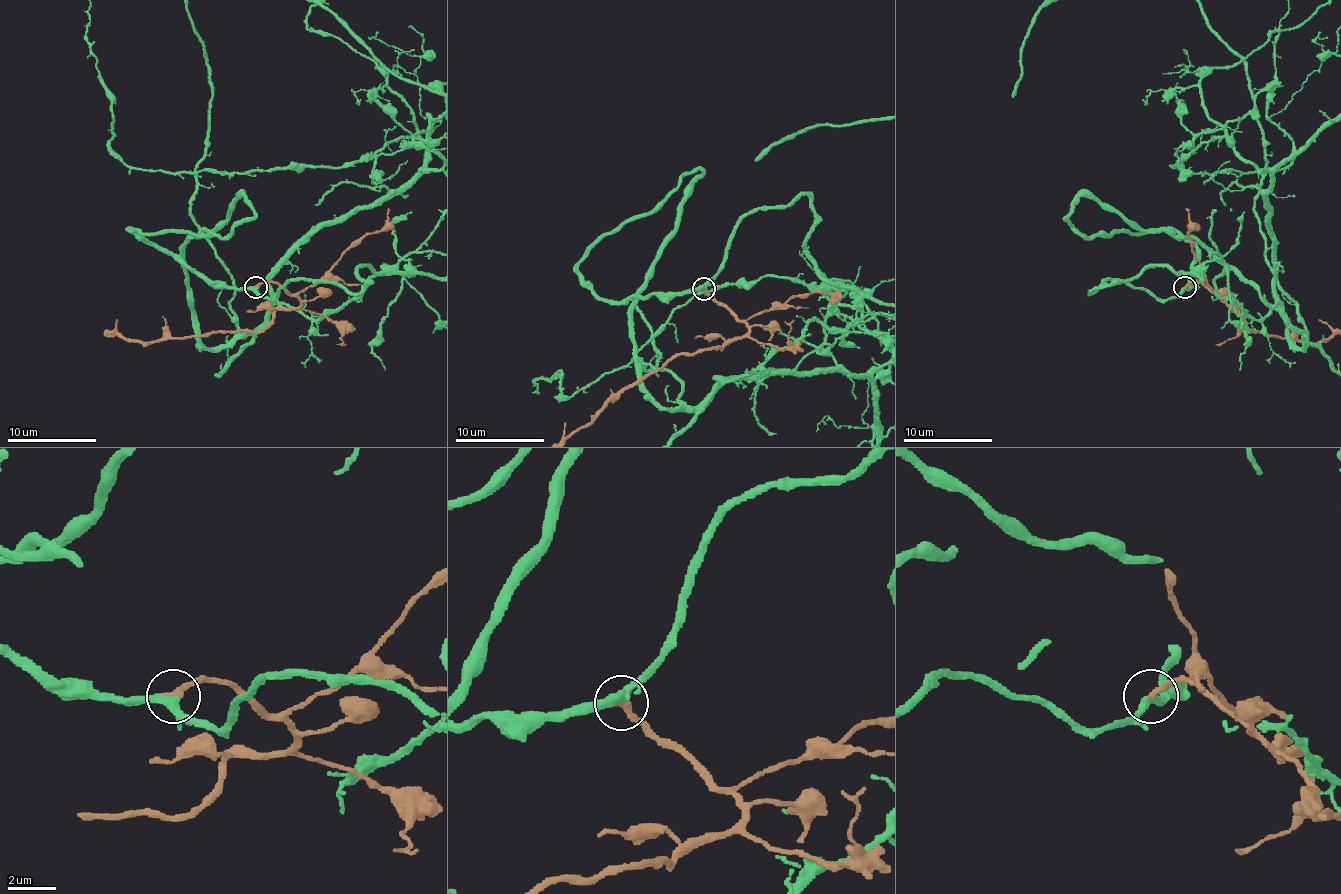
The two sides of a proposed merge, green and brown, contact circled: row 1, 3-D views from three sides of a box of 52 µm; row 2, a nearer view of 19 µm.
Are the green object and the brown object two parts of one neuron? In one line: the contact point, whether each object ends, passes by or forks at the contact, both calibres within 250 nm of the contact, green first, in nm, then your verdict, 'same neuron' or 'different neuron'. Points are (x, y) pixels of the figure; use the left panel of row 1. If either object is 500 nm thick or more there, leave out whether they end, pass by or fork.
place (256, 287); green passes by; brown ends; calibres 320 and 280 nm; same neuron

